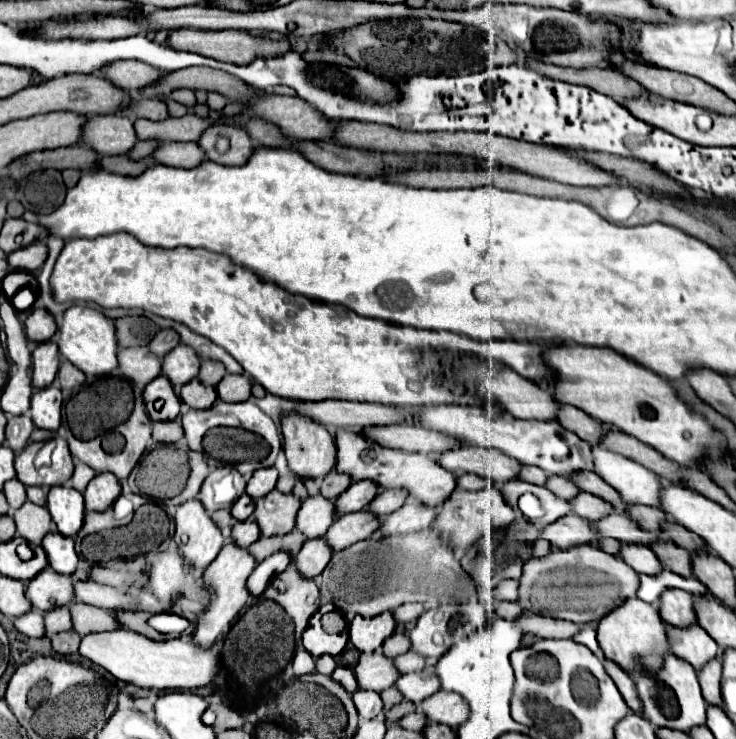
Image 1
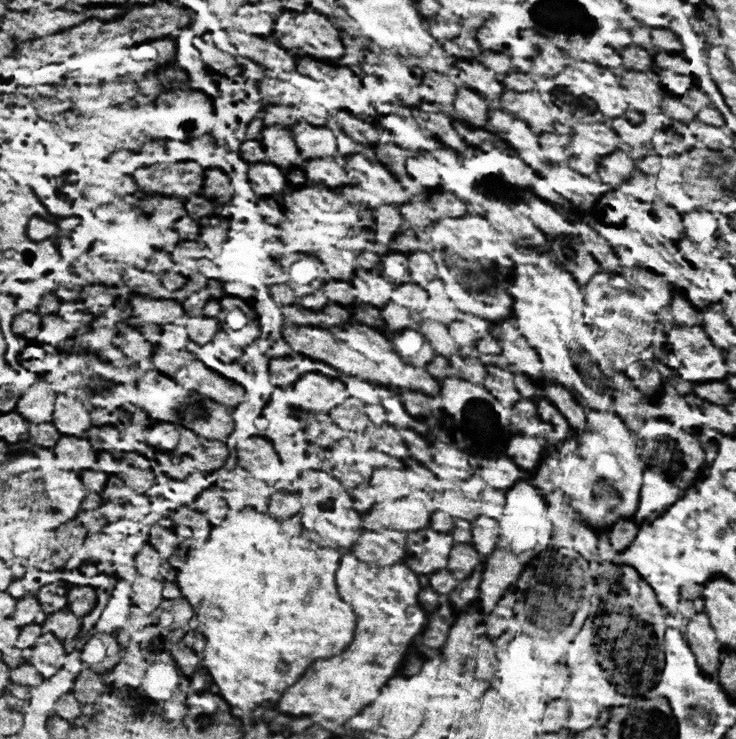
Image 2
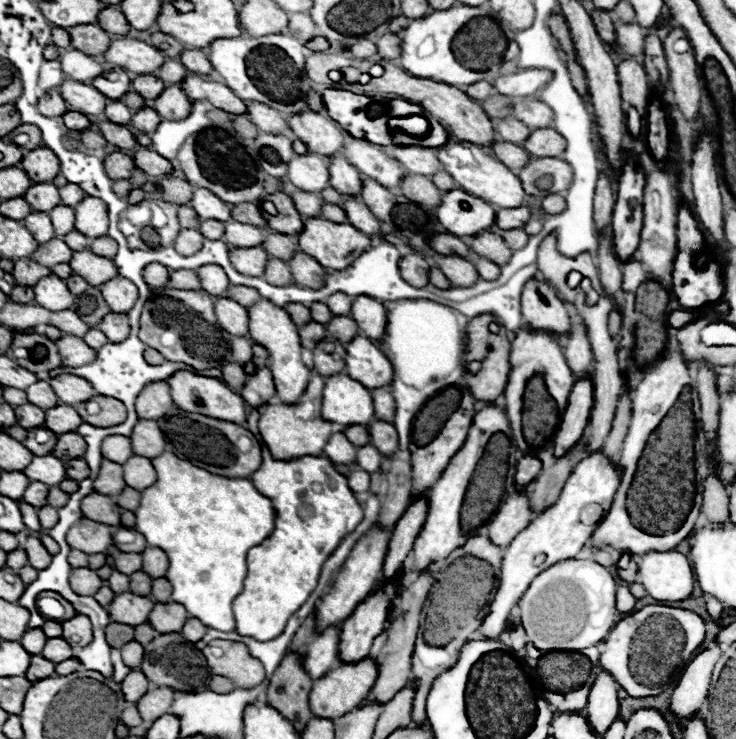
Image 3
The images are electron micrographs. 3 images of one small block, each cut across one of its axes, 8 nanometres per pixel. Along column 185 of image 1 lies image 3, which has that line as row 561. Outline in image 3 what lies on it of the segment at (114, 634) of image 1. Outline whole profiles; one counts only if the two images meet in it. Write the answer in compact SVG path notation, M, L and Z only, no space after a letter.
M646 552L638 556L638 582L656 600L684 600L692 594L694 572L680 552Z

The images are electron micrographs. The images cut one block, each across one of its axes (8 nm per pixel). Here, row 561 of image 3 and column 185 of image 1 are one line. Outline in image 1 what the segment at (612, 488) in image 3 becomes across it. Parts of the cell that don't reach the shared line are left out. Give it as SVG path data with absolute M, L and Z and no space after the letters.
M188 500L178 506L174 522L174 542L188 568L206 568L224 546L224 538L216 524L210 520L198 500Z

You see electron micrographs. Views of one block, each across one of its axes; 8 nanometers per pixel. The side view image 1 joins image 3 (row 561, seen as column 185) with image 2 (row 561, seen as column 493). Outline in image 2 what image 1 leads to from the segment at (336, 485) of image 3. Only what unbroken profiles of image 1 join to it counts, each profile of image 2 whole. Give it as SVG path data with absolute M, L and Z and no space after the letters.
M352 552L342 556L336 584L340 598L350 602L356 612L356 636L350 648L340 658L316 660L302 674L302 678L282 692L278 710L296 718L328 718L348 720L370 706L382 686L398 672L400 656L414 644L416 636L428 622L426 610L420 606L418 596L424 590L420 576L412 574L401 562L380 568L376 564L364 564Z

